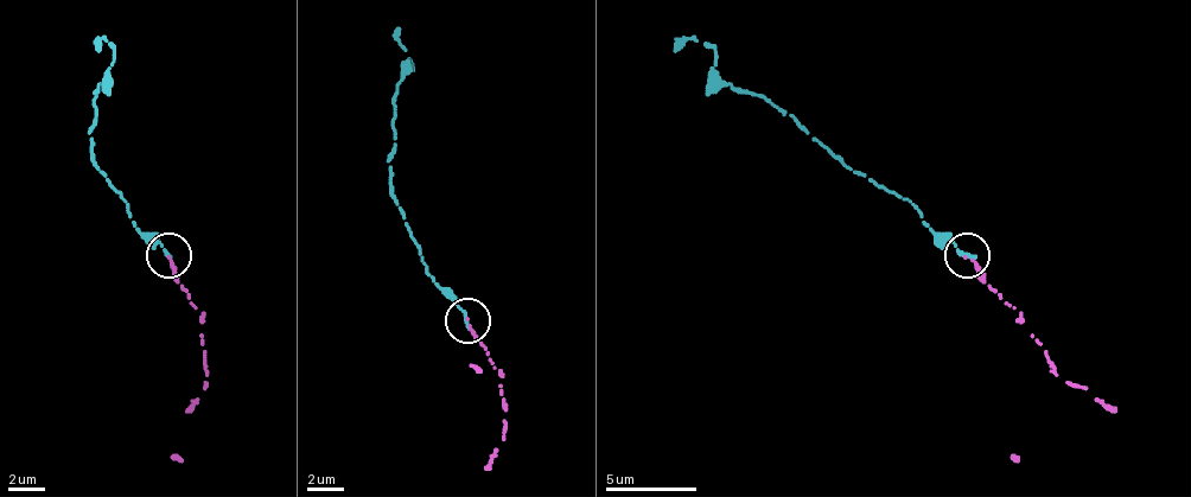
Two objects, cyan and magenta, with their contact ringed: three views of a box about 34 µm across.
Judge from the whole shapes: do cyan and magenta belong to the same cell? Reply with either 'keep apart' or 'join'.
join

